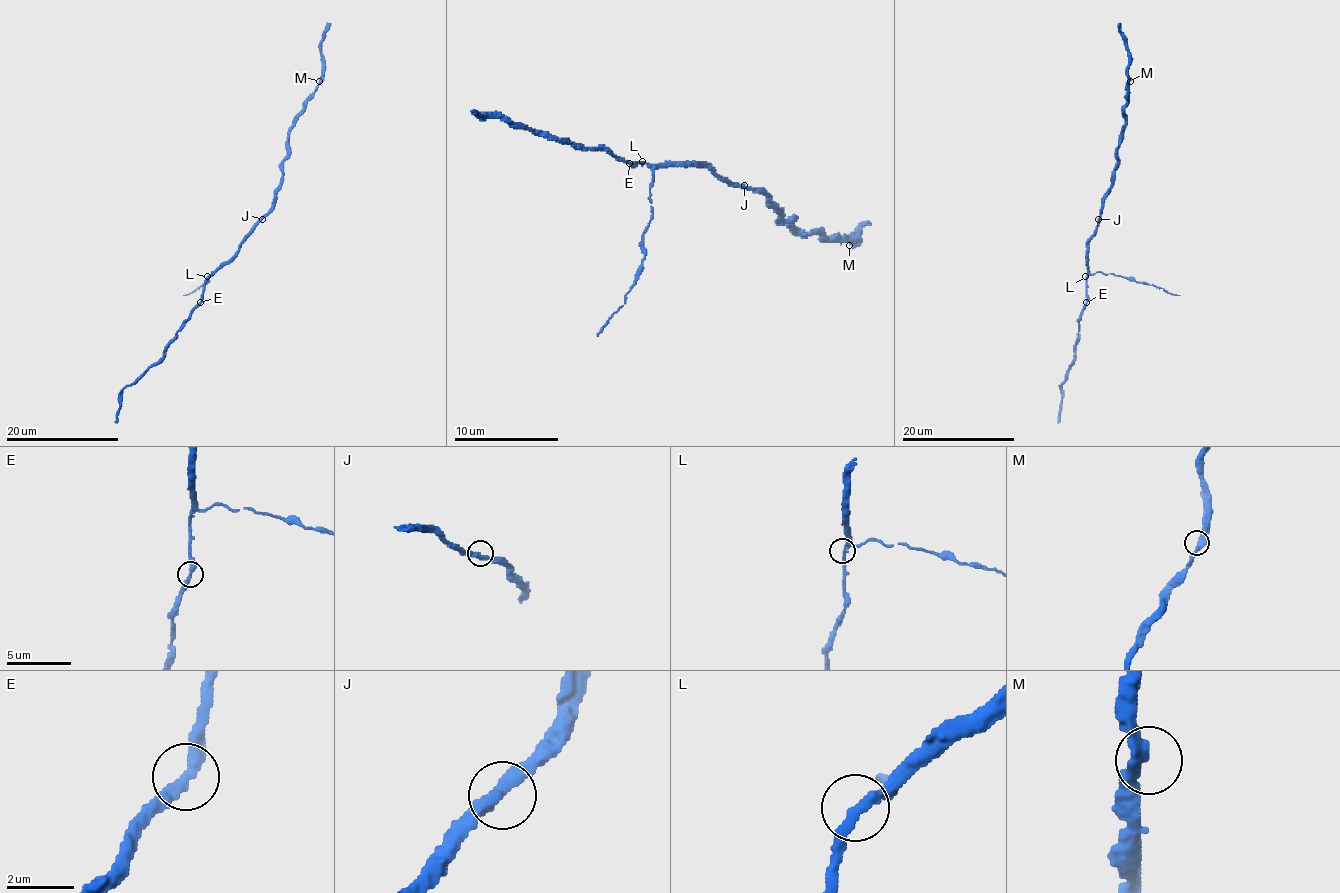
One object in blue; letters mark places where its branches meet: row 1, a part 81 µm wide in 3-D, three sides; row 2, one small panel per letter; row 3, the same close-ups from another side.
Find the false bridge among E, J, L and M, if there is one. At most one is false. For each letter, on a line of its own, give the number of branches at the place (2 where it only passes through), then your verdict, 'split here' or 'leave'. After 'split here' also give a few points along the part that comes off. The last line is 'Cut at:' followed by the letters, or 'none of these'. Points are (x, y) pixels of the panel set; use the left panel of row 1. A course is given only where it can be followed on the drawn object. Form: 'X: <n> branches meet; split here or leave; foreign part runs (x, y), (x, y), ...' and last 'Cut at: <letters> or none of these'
E: 2 branches meet; leave
J: 2 branches meet; leave
L: 2 branches meet; leave
M: 2 branches meet; leave
Cut at: none of these

